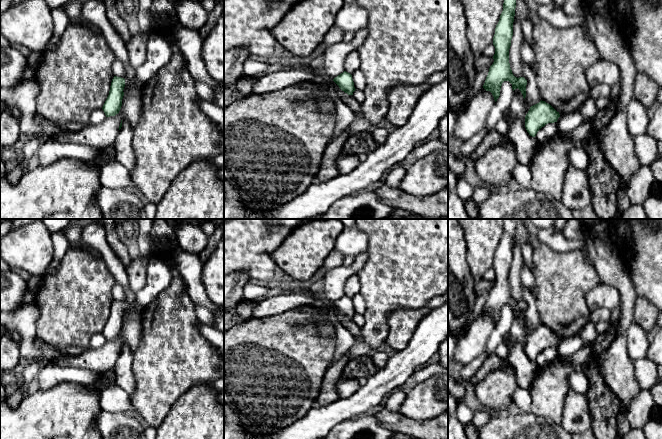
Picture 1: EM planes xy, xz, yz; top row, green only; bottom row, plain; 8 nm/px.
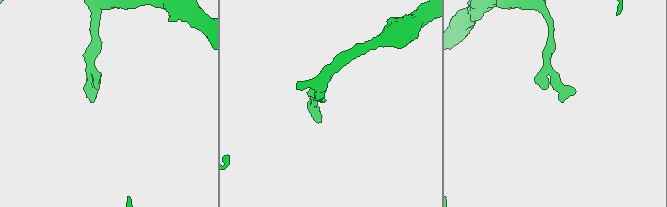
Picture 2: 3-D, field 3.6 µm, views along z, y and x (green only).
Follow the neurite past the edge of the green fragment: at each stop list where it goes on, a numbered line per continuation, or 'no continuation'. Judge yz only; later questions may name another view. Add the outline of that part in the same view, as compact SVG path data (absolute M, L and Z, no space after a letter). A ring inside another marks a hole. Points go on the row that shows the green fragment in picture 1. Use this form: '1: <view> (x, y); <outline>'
no continuation

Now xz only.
no continuation

